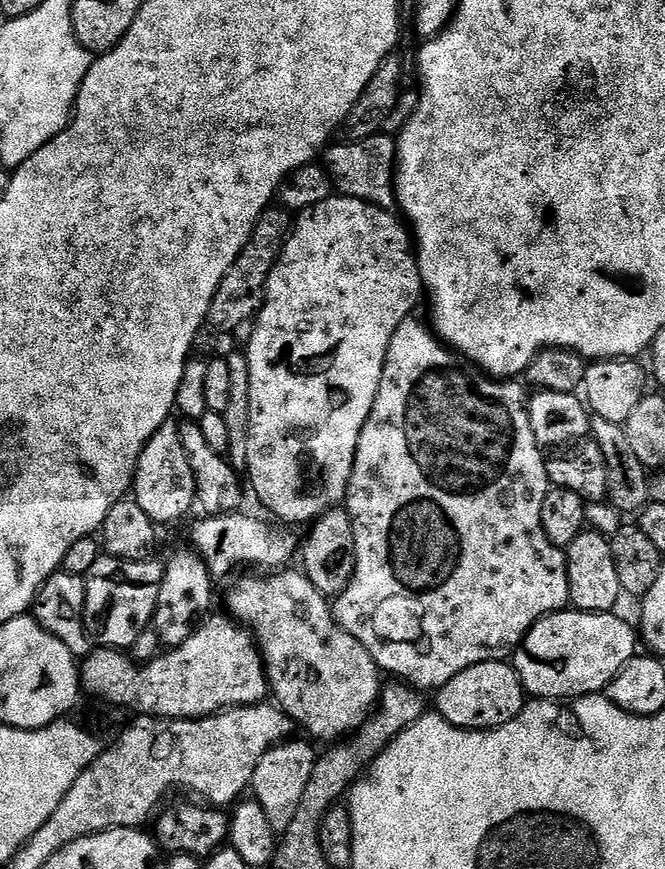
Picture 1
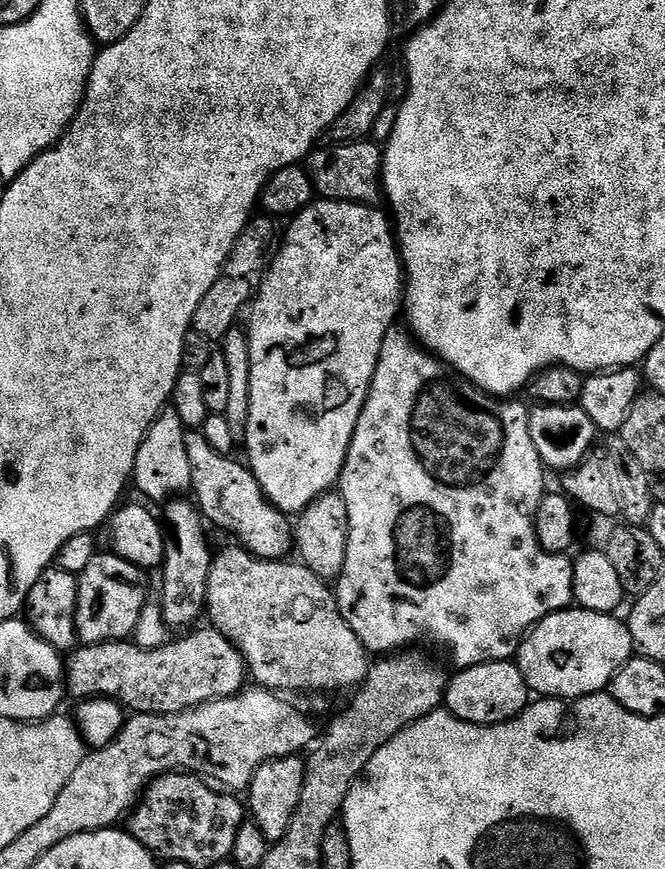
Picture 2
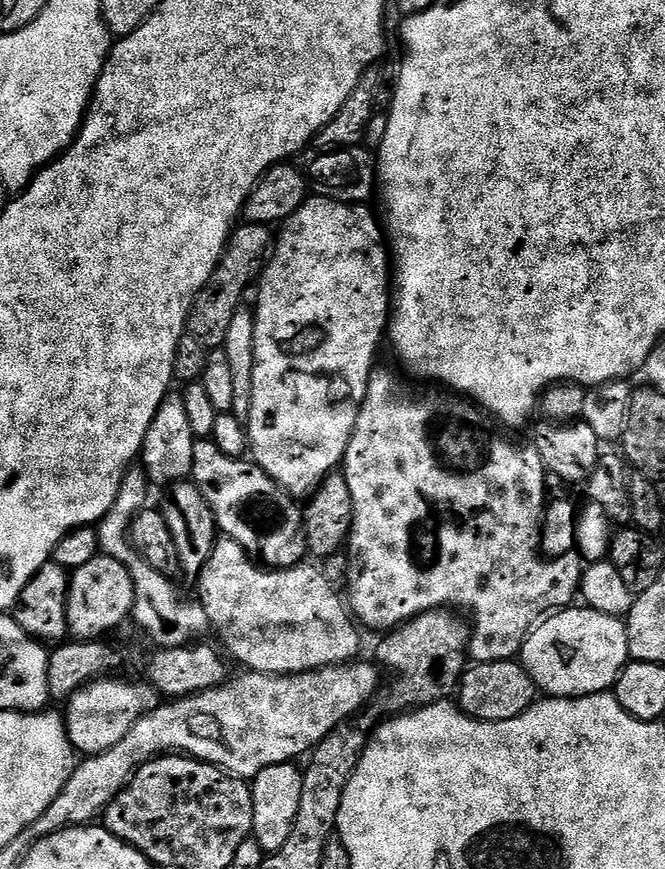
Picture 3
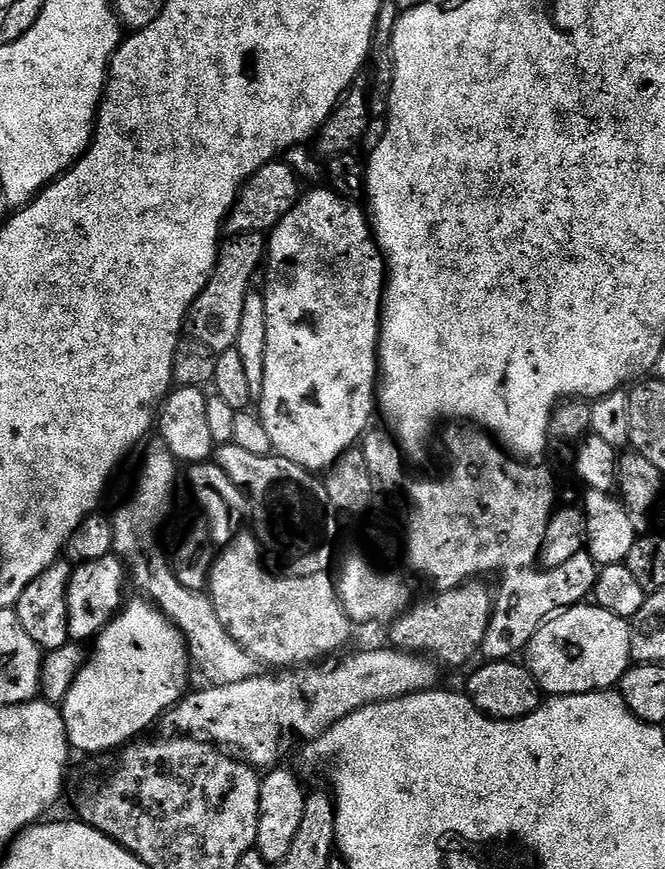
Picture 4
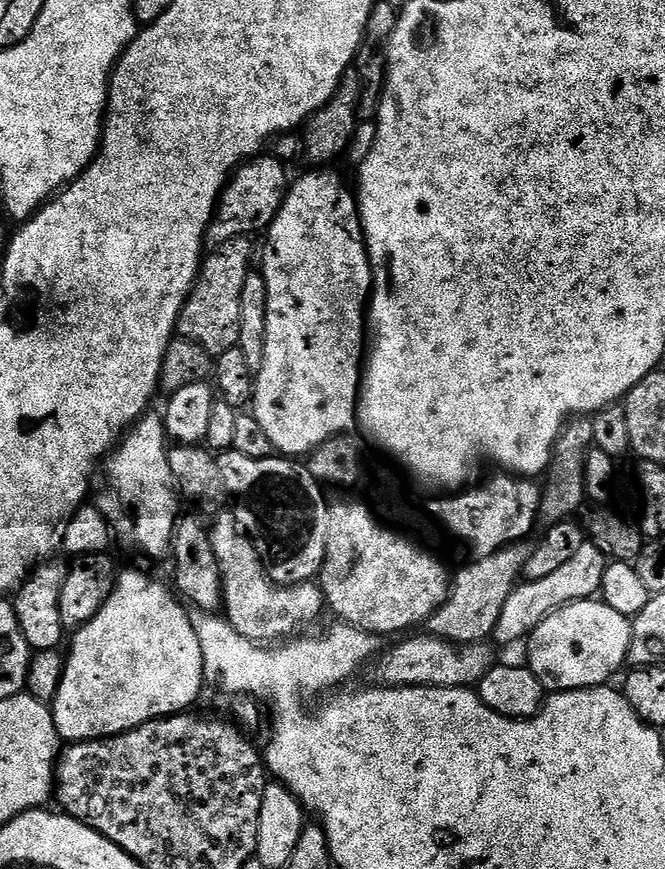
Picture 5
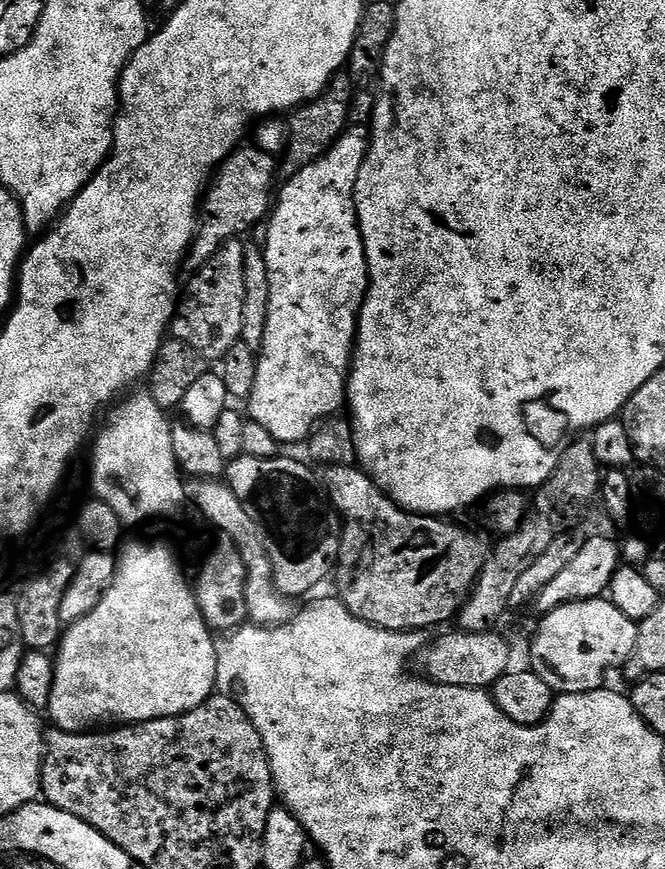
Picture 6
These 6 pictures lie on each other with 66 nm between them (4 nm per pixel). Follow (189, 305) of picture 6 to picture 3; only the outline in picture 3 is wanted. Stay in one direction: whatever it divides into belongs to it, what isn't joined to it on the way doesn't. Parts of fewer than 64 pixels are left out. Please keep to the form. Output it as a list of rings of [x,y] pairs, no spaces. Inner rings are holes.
[[[244,222],[233,231],[224,256],[220,259],[220,267],[192,304],[192,313],[189,314],[186,325],[187,331],[209,350],[219,349],[223,345],[230,321],[234,319],[234,314],[242,306],[243,300],[240,299],[243,298],[248,283],[252,279],[252,283],[257,279],[273,244],[273,229],[266,224]]]

